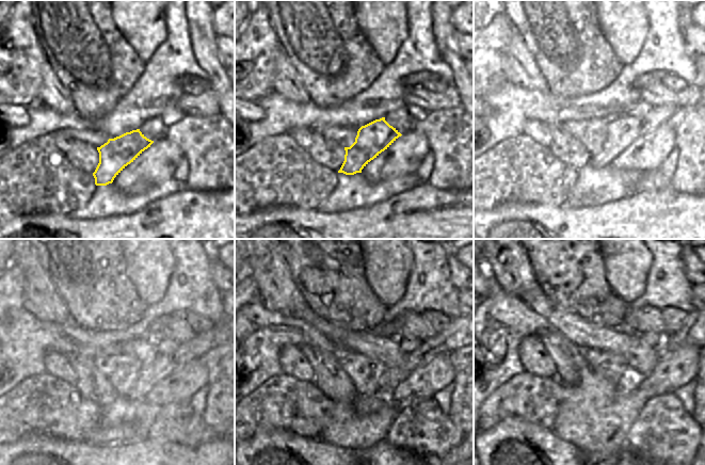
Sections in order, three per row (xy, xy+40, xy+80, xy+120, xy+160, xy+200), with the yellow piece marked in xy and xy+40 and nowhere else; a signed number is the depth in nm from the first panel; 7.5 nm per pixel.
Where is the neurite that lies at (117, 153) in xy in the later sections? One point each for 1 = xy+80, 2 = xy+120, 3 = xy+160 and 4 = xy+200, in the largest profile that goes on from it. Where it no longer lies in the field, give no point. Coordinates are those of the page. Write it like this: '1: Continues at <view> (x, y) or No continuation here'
1: Continues at xy+80 (622, 130)
2: Continues at xy+120 (151, 371)
3: Continues at xy+160 (451, 337)
4: Continues at xy+200 (690, 334).

